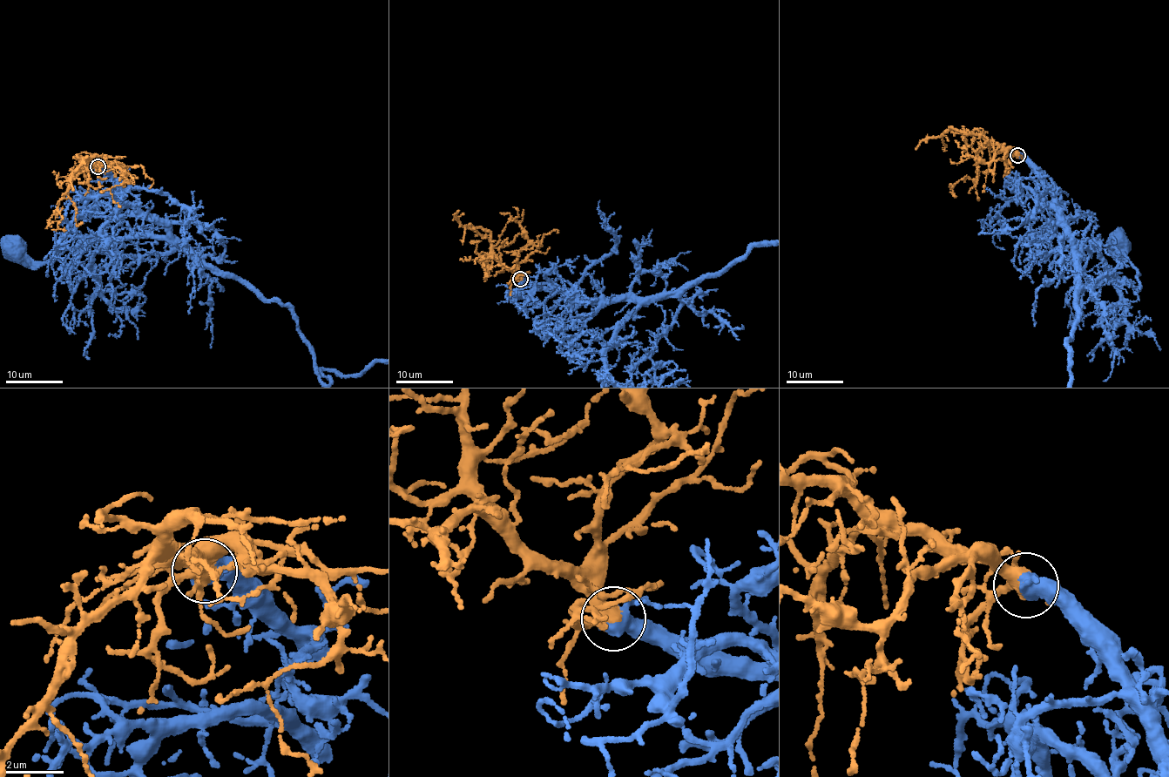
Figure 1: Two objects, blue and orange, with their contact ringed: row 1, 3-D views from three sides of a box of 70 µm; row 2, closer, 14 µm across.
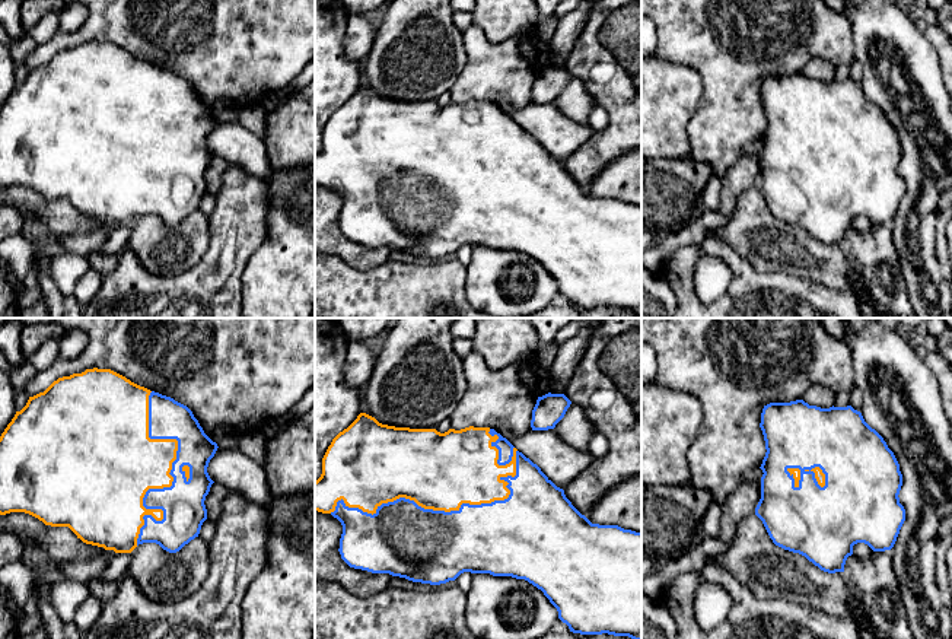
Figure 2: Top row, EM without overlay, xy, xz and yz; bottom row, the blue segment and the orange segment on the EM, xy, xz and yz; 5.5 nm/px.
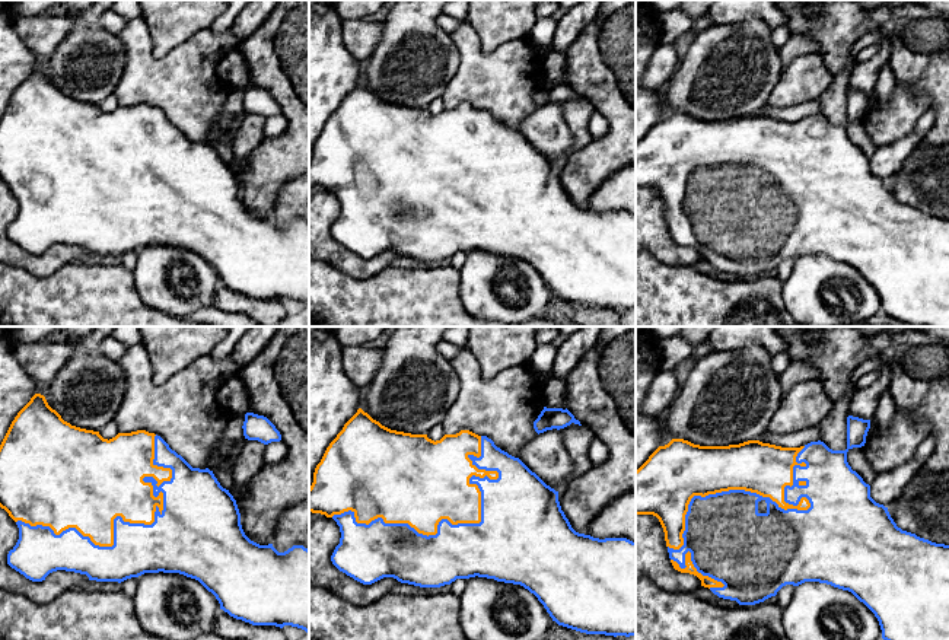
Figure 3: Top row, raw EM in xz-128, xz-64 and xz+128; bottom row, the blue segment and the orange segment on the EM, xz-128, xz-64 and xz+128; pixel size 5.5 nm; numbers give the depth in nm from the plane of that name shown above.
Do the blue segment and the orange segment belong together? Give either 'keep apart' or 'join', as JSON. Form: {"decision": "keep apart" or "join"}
{"decision": "join"}

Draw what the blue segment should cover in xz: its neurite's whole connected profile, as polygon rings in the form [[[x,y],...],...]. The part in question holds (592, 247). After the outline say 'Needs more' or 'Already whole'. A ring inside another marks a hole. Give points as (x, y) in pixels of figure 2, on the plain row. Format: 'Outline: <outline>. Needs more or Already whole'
Outline: [[[360,86],[347,102],[332,112],[322,131],[322,147],[315,155],[315,184],[331,187],[341,195],[343,207],[338,225],[350,241],[372,247],[389,247],[430,258],[455,254],[464,245],[525,252],[544,266],[557,282],[558,292],[569,299],[570,305],[580,308],[608,306],[641,314],[641,206],[624,203],[618,198],[592,197],[571,178],[563,162],[557,160],[537,137],[519,125],[494,102],[469,99],[461,104],[449,102],[440,106],[436,102],[410,102],[382,98],[375,90]]]. Needs more

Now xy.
Outline: [[[86,42],[54,54],[44,66],[29,70],[26,79],[16,85],[12,95],[0,109],[0,188],[10,185],[29,187],[45,198],[69,200],[77,212],[86,217],[131,226],[138,217],[156,216],[169,226],[179,225],[185,217],[198,210],[203,195],[207,193],[206,169],[214,156],[207,140],[217,124],[213,115],[194,90],[192,85],[171,70],[140,60],[111,42]]]. Needs more

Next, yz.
Outline: [[[803,73],[770,76],[762,82],[760,101],[767,125],[760,140],[764,147],[755,188],[776,219],[805,229],[828,247],[844,245],[846,233],[857,216],[867,217],[873,225],[894,220],[905,194],[905,182],[898,171],[902,147],[894,125],[860,85],[851,79],[821,82]]]. Needs more

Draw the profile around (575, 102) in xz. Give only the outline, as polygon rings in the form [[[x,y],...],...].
[[[570,77],[564,90],[554,102],[564,115],[580,125],[588,125],[589,115],[596,106],[595,99],[585,90],[577,77]]]

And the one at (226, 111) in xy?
[[[220,99],[217,102],[216,117],[219,121],[238,121],[241,106],[235,102]]]

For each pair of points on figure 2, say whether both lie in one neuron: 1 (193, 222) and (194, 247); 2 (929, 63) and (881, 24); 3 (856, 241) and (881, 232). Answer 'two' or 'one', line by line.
1: one
2: one
3: one

